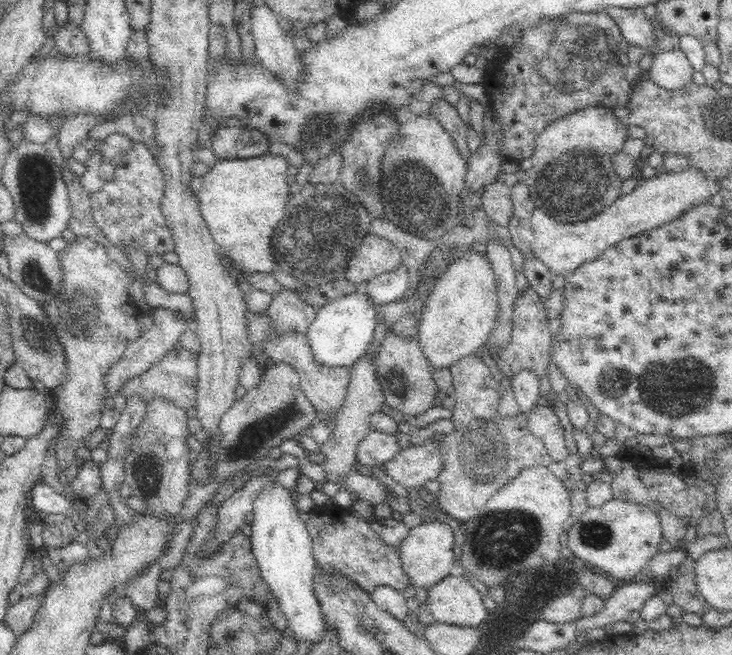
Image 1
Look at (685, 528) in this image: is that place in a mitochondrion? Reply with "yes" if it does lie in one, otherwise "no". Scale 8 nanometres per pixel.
no

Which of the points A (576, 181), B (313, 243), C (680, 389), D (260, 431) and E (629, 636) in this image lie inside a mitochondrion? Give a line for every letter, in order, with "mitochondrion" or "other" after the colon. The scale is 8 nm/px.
A: mitochondrion
B: mitochondrion
C: mitochondrion
D: mitochondrion
E: other

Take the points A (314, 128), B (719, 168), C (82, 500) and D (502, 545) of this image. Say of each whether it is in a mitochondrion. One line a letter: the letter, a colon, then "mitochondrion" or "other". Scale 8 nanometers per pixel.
A: mitochondrion
B: other
C: other
D: mitochondrion

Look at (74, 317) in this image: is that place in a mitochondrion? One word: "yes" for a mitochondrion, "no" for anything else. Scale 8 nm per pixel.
yes

